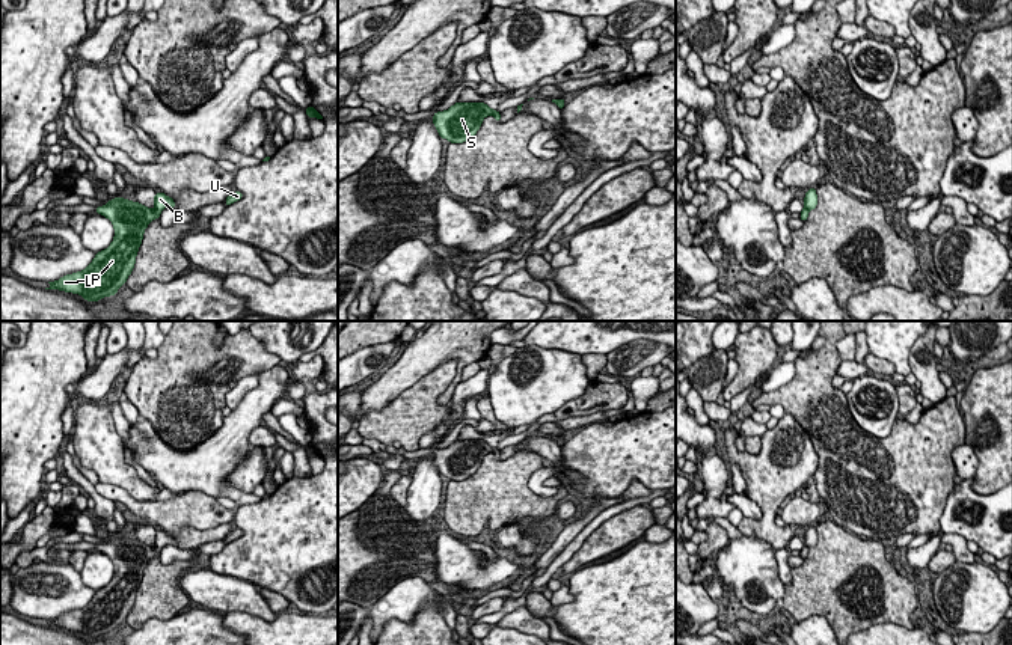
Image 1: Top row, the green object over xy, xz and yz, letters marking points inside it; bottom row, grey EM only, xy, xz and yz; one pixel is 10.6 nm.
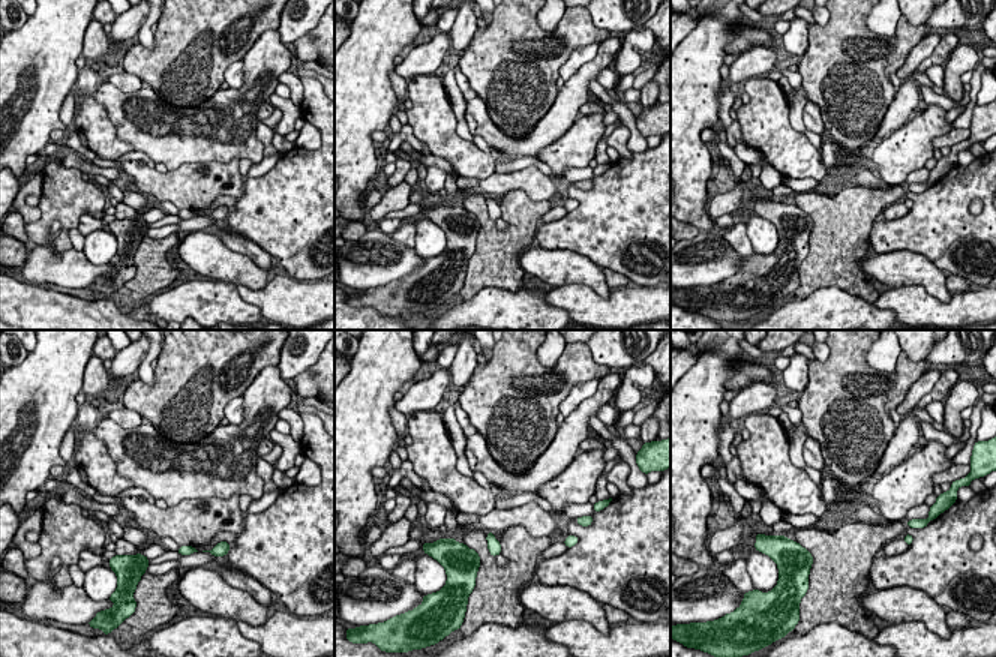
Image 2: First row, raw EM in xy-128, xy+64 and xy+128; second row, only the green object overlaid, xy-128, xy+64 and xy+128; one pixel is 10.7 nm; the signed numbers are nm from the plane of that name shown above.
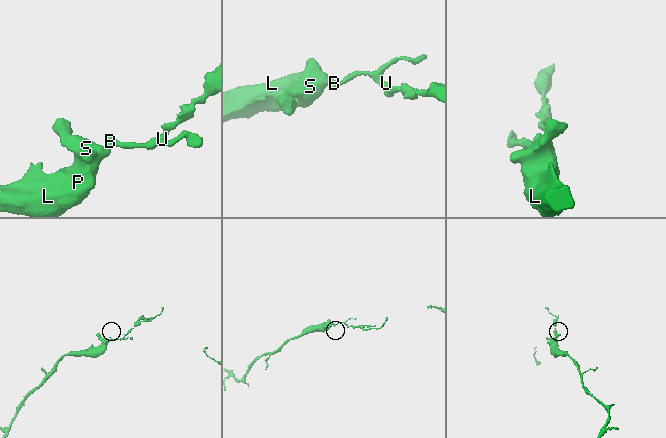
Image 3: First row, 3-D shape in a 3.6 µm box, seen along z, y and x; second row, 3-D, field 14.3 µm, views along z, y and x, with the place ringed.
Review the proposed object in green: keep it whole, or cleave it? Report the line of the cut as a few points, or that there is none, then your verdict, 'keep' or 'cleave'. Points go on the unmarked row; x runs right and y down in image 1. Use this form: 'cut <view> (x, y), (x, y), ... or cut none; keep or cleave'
cut none; keep

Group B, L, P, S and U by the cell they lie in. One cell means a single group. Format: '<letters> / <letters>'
B L P S U

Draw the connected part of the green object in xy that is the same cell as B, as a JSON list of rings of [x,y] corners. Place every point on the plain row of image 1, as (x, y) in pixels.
[[[160,529],[154,533],[154,543],[155,546],[151,547],[137,538],[133,540],[119,533],[107,538],[104,544],[97,544],[95,550],[109,556],[113,562],[113,579],[107,586],[95,591],[95,595],[83,609],[48,619],[51,624],[45,627],[78,631],[86,639],[116,633],[134,606],[148,562],[158,556],[164,546],[176,546],[173,536]]]

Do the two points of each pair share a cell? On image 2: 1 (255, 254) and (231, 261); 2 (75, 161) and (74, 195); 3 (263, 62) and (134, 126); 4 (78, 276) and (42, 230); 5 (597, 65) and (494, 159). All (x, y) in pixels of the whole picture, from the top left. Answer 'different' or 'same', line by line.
1: different
2: different
3: same
4: different
5: different

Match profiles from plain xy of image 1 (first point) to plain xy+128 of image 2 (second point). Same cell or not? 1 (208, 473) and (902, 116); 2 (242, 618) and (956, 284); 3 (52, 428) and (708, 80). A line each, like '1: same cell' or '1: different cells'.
1: same cell
2: different cells
3: same cell

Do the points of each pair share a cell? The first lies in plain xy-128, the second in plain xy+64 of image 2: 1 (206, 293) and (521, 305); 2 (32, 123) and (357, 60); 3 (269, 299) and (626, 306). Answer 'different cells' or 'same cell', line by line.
1: same cell
2: same cell
3: same cell

